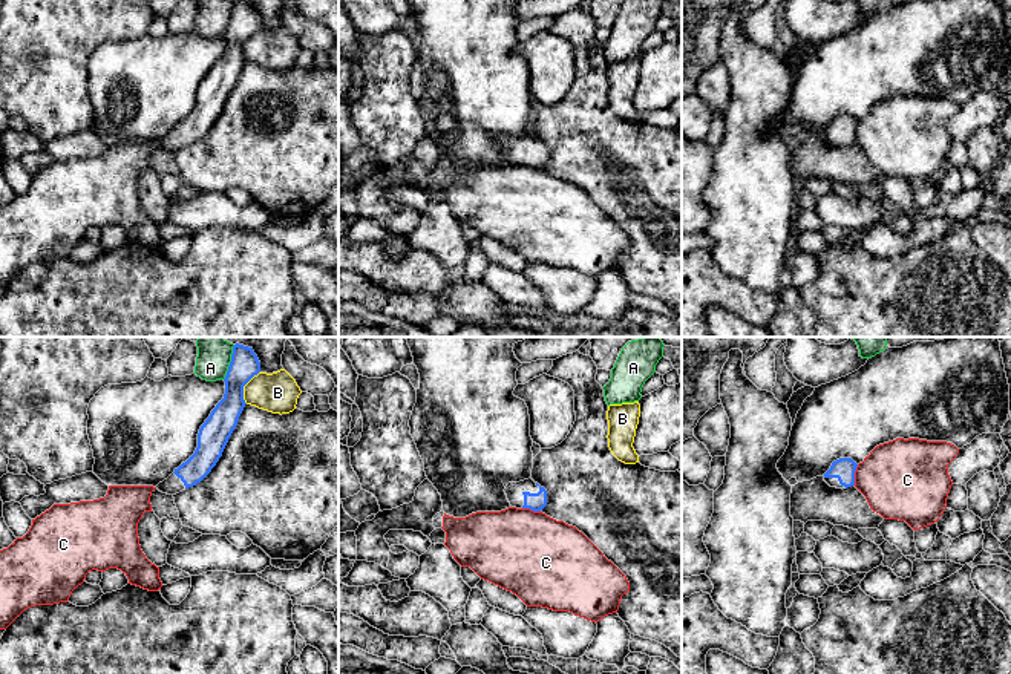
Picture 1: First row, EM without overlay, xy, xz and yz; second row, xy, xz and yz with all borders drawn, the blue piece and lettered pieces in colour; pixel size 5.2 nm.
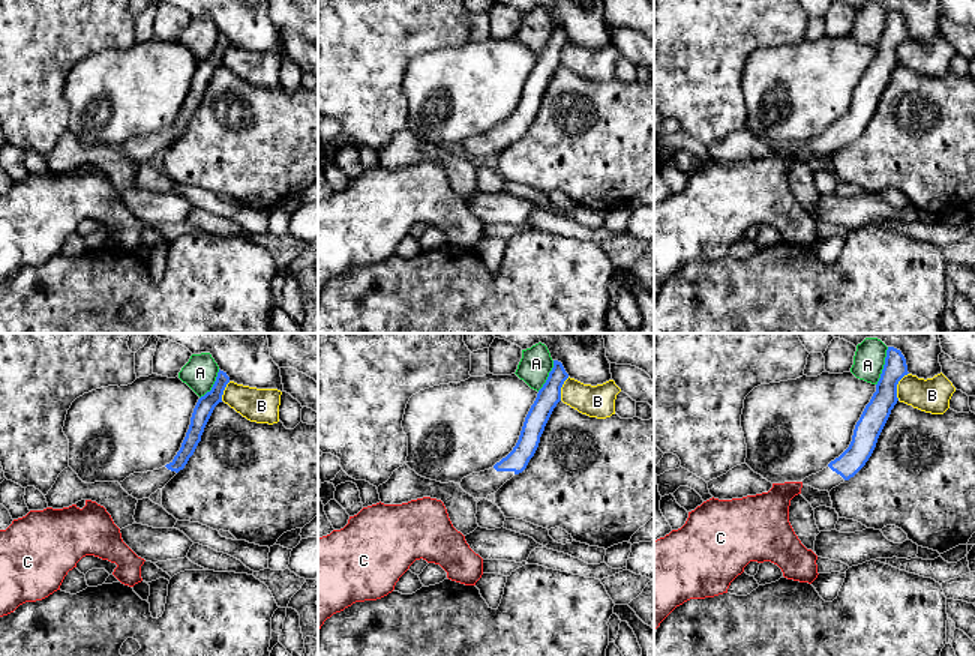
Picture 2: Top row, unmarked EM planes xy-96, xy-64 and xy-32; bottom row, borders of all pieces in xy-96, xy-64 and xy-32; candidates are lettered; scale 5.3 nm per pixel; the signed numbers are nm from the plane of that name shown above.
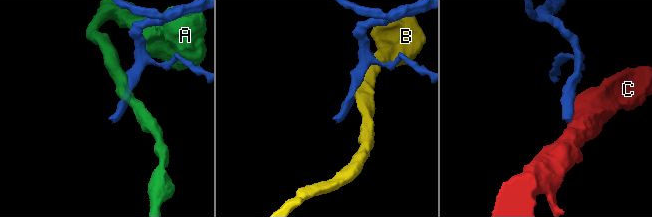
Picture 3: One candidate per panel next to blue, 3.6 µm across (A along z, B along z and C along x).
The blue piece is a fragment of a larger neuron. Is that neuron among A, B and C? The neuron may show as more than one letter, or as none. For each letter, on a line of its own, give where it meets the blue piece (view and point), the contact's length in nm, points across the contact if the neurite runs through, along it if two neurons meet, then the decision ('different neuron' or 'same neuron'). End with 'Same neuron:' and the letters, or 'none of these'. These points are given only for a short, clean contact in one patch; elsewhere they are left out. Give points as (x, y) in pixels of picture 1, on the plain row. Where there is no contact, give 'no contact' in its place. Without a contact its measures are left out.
A: xy (230, 19) | 200 nm | different neuron
B: xy (242, 45) | 190 nm | along xy (259, 28), (244, 43), (245, 60) | different neuron
C: yz (853, 132) | 110 nm | different neuron
Same neuron: none of these

